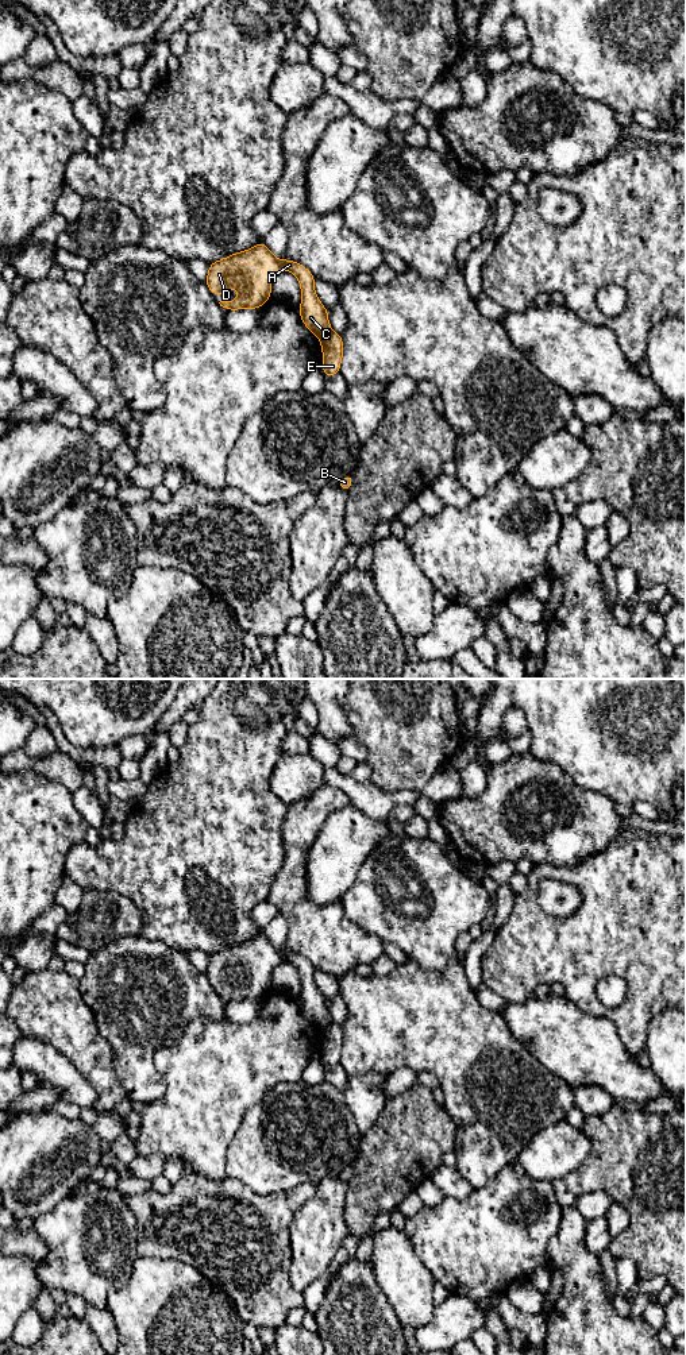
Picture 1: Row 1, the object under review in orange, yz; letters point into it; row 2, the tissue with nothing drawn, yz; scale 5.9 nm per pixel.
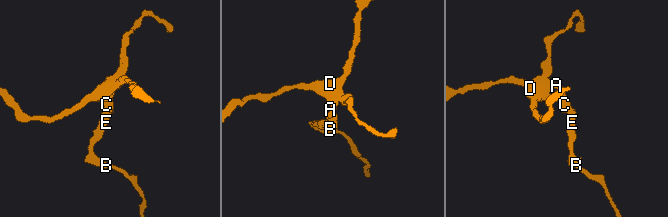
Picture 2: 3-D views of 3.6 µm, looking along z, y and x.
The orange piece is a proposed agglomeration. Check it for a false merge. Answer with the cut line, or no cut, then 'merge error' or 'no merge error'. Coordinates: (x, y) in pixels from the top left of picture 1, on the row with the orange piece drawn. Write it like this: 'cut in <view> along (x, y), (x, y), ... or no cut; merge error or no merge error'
cut in yz along (332, 332), (322, 342); merge error

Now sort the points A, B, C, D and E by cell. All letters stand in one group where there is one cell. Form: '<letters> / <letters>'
A C D / B E

